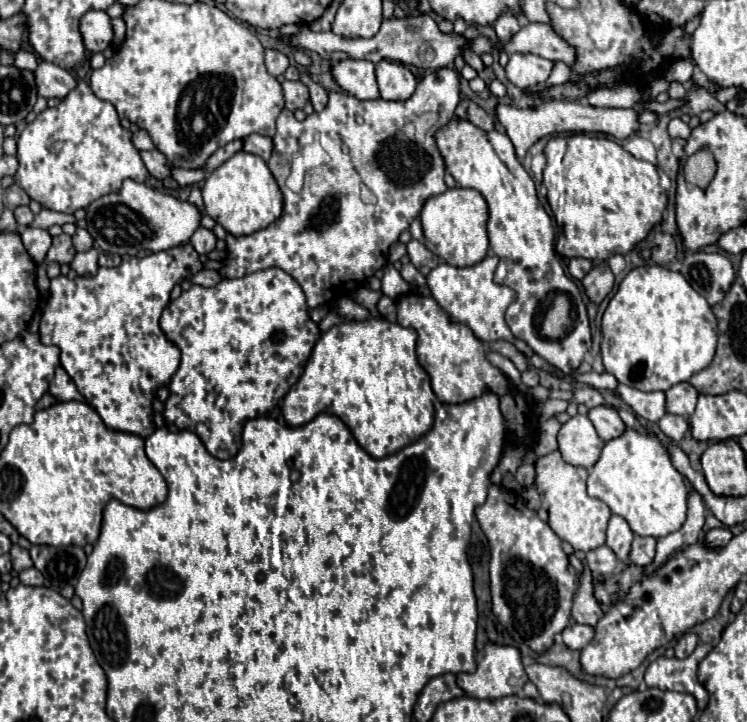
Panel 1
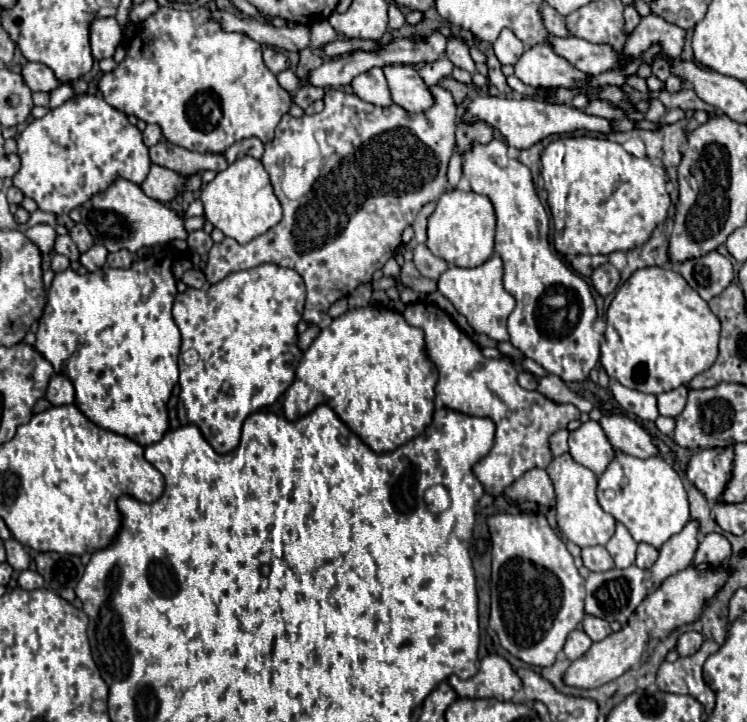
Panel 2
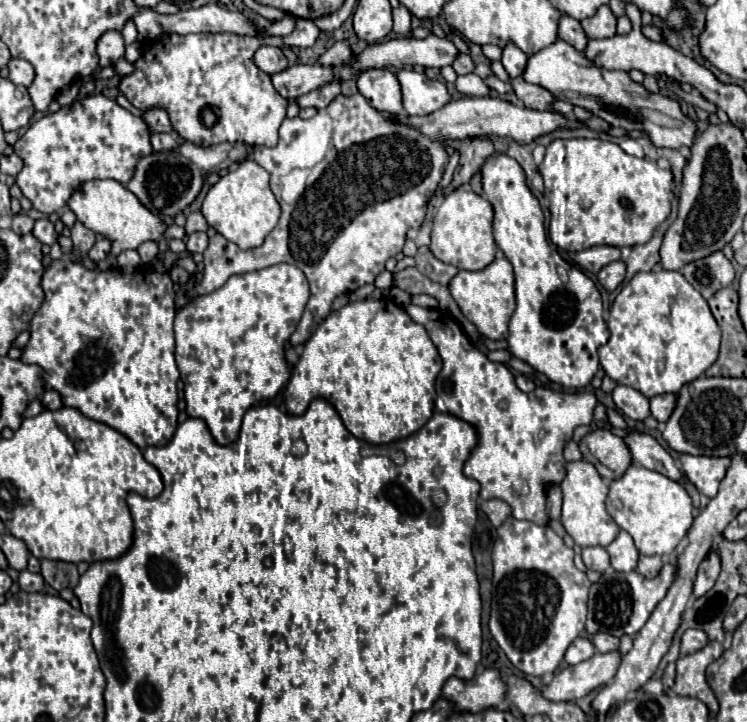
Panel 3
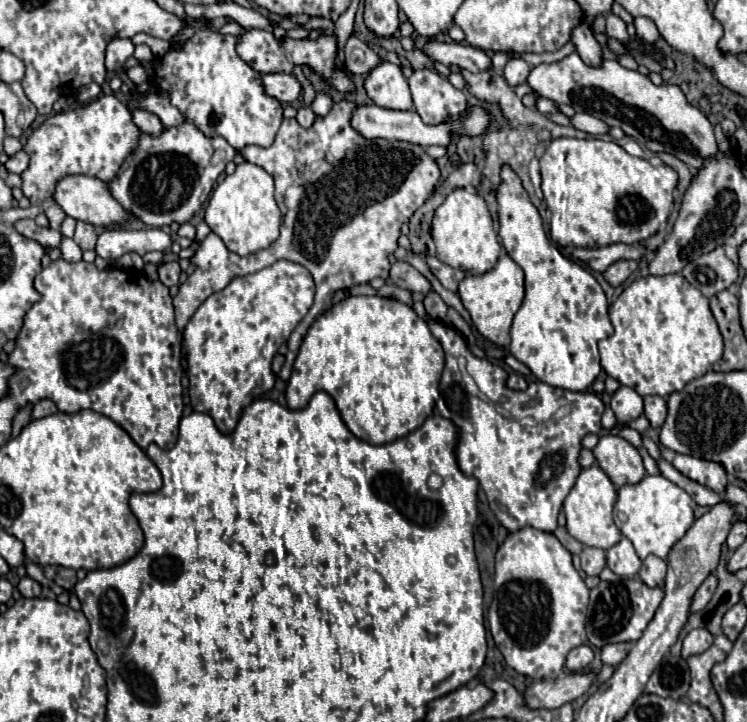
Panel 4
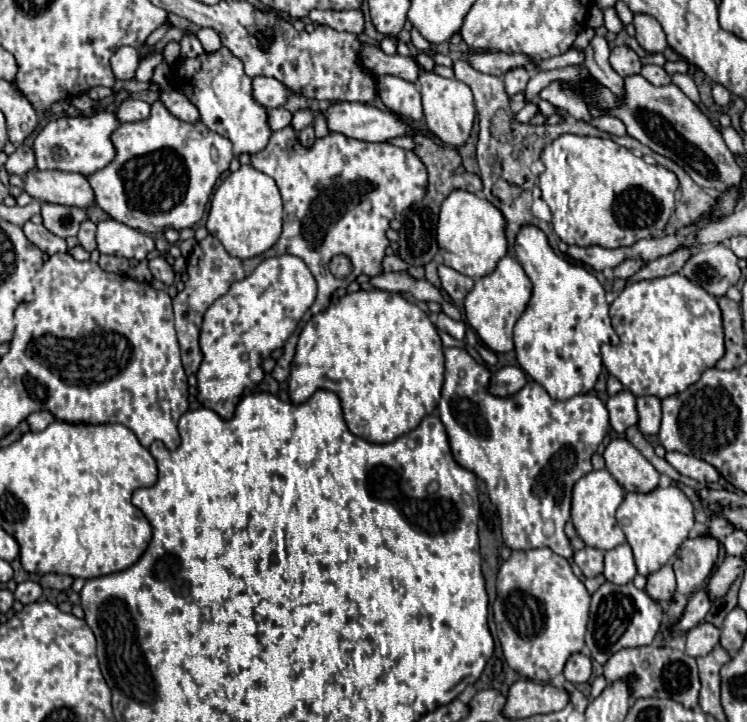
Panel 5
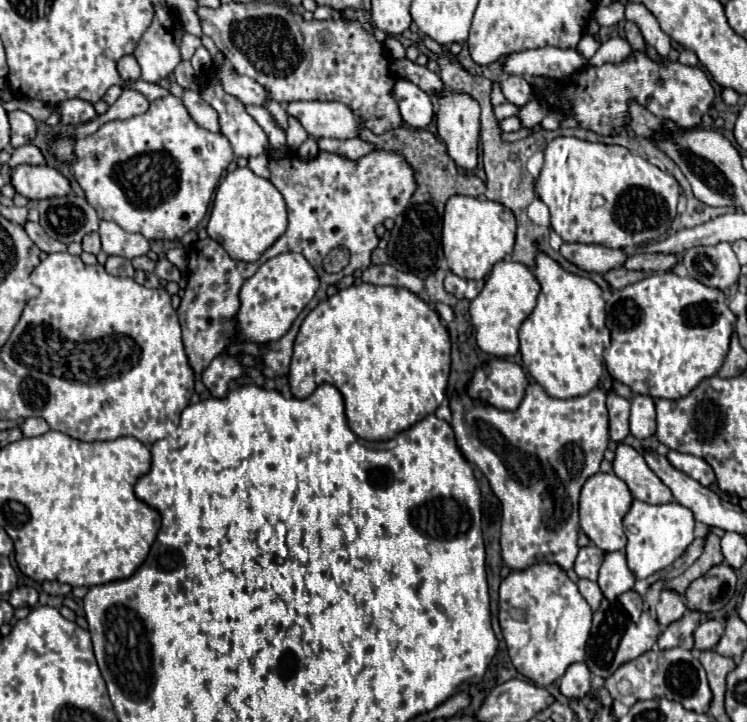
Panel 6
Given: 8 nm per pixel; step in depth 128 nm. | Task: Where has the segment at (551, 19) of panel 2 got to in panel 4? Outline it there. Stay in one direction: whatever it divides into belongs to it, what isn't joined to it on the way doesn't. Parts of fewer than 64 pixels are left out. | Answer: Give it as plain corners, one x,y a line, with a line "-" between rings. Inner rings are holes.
586,22
578,24
574,30
572,30
572,44
576,46
576,52
580,54
580,58
590,64
590,66
596,66
600,64
602,60
602,50
600,50
600,44
596,42
590,26

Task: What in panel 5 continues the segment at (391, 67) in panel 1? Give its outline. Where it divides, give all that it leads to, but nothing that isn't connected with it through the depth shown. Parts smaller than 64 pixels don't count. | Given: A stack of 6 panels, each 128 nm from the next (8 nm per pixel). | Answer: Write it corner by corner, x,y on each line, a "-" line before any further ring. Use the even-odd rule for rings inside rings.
422,70
418,76
418,88
420,88
420,96
422,96
422,108
424,108
424,120
426,126
444,142
450,146
462,146
472,130
474,124
474,116
476,116
476,108
474,108
474,98
470,88
460,82
460,80
448,80
442,78
434,72
426,72

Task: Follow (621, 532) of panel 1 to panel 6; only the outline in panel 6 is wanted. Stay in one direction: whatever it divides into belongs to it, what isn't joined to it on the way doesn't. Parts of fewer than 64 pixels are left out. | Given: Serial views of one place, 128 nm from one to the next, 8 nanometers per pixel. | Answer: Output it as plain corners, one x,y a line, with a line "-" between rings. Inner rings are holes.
622,550
608,552
600,566
600,576
598,576
602,594
608,600
614,600
622,592
630,590
634,586
634,582
636,582
636,578
632,576
632,570
626,564
626,554

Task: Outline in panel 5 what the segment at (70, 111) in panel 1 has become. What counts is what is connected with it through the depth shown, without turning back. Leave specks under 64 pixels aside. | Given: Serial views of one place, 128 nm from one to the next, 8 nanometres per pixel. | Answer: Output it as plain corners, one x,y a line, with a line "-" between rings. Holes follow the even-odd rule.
98,110
90,116
60,116
56,120
50,120
34,140
36,168
68,170
80,172
84,176
94,174
96,170
108,166
114,160
116,148
110,136
118,126
120,122
116,120
116,114
110,110

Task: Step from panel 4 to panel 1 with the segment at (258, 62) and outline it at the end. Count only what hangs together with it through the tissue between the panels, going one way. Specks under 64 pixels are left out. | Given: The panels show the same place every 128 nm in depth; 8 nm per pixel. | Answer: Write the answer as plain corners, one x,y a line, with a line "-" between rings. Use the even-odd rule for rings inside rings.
266,50
266,70
272,76
284,74
286,68
288,68
288,58
282,52
278,52
278,50

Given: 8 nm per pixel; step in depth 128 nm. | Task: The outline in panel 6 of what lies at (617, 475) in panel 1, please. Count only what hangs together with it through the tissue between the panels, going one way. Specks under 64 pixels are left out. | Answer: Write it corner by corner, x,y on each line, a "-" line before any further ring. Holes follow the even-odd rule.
634,500
630,510
626,512
622,524
624,524
626,536
628,536
628,544
626,544
628,568
636,574
636,578
648,578
684,554
686,546
694,540
696,522
694,522
692,510
684,508
678,502
648,504
642,500

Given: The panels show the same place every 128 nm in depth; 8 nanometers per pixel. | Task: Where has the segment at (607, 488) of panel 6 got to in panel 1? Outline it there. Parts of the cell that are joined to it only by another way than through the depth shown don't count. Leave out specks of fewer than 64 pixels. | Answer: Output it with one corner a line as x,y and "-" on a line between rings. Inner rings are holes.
550,452
536,460
536,480
534,486
541,497
542,508
548,511
548,524
560,536
560,540
568,542
574,550
590,552
604,544
606,526
610,520
610,508
596,498
586,494
586,476
584,468
576,468
566,464
560,452

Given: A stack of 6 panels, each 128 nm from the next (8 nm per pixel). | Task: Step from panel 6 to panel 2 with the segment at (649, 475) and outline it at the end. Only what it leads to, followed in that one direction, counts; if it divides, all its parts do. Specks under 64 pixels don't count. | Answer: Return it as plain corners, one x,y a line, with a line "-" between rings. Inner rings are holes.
594,420
582,422
580,428
572,430
568,436
568,446
570,456
578,464
590,468
596,476
600,476
608,466
608,462
614,458
612,444
608,444
604,430

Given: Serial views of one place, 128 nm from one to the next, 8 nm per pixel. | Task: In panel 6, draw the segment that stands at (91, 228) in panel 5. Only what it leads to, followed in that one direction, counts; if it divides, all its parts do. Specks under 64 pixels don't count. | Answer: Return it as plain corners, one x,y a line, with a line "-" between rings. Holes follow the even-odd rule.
98,232
86,234
84,240
82,240
82,248
84,248
84,252
98,254
98,252
100,252
100,236
98,236

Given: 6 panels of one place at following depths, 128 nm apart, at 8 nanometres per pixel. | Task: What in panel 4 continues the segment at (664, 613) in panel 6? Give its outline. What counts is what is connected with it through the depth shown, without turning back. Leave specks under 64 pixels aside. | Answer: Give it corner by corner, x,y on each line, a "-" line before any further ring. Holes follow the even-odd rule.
648,556
644,562
642,562
642,568
638,572
638,576
642,578
644,584
648,586
662,586
664,580
666,580
666,560
658,558
658,556

